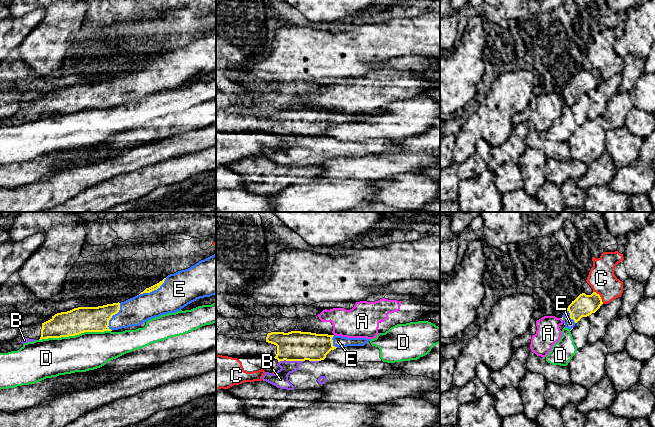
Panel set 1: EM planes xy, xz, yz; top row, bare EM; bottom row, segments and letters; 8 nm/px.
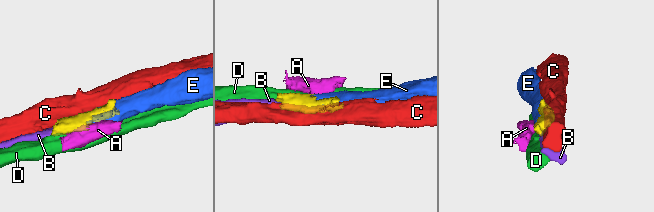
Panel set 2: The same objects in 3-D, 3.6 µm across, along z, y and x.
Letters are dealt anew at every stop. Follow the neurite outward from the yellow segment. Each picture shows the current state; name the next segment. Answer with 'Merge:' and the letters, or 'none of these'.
Merge: E

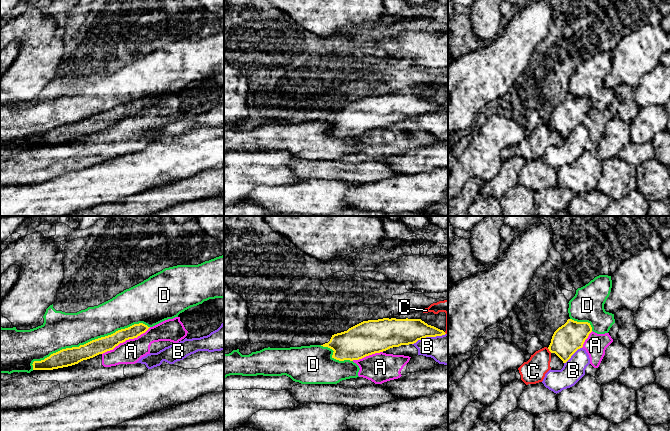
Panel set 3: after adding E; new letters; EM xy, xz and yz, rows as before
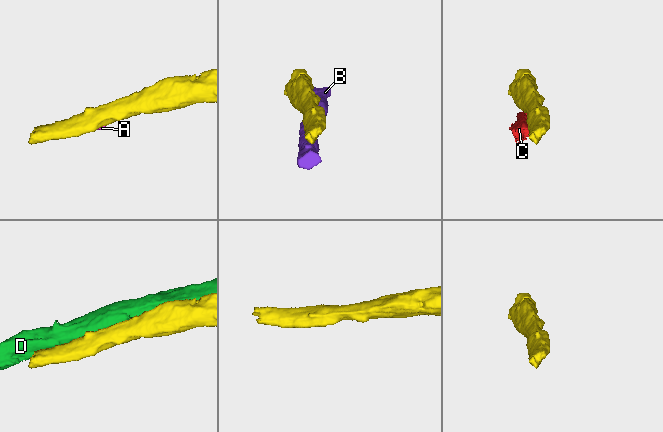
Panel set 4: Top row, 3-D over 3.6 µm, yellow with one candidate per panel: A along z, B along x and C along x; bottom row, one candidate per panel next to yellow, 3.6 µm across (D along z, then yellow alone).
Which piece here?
Merge: none of these

